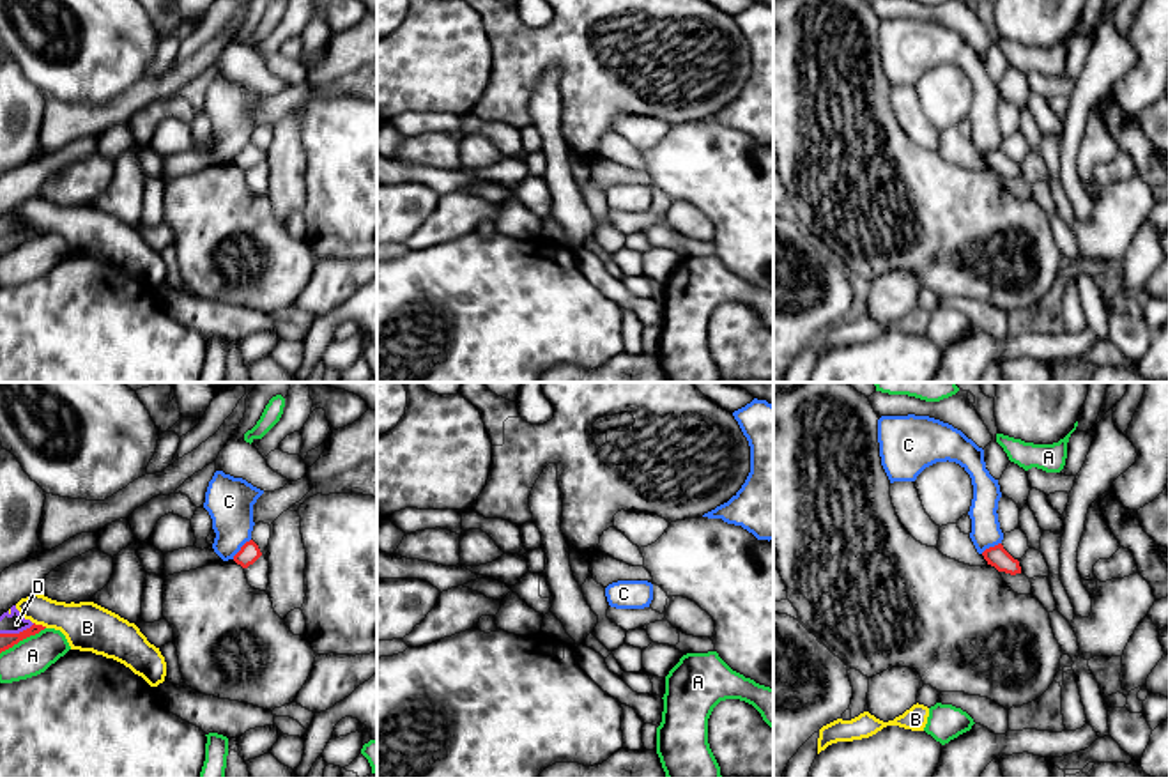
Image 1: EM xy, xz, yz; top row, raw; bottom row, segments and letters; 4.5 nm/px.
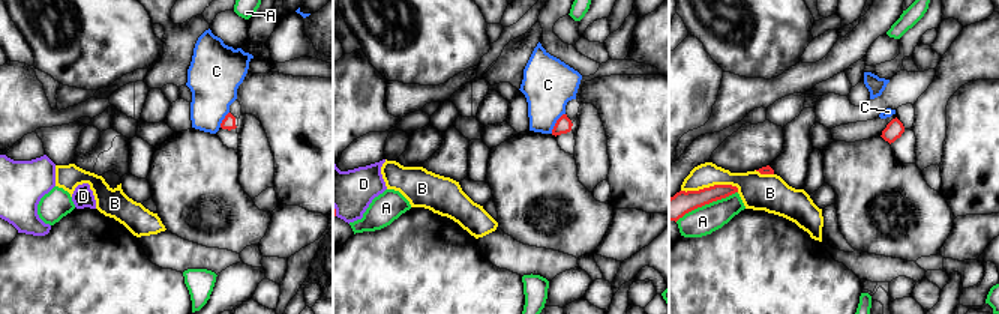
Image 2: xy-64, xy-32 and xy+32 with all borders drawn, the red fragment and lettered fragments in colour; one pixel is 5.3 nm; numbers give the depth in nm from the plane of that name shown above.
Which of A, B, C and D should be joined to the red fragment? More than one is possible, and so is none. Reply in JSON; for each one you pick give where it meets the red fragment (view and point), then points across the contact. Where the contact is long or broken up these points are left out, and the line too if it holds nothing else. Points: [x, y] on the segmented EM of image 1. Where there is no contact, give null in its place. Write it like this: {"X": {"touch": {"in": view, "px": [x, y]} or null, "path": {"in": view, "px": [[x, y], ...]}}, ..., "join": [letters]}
{"join": []}

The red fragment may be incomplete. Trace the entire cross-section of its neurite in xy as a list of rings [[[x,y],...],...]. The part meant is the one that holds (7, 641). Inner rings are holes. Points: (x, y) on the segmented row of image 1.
[[[34,623],[30,628],[19,632],[19,634],[0,634],[0,653],[12,648],[14,644],[18,644],[23,639],[39,634],[44,628],[46,627]]]

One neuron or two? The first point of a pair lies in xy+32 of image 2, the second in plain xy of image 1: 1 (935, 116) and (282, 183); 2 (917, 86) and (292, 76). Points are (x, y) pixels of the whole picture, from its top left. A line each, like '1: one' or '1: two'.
1: one
2: two

